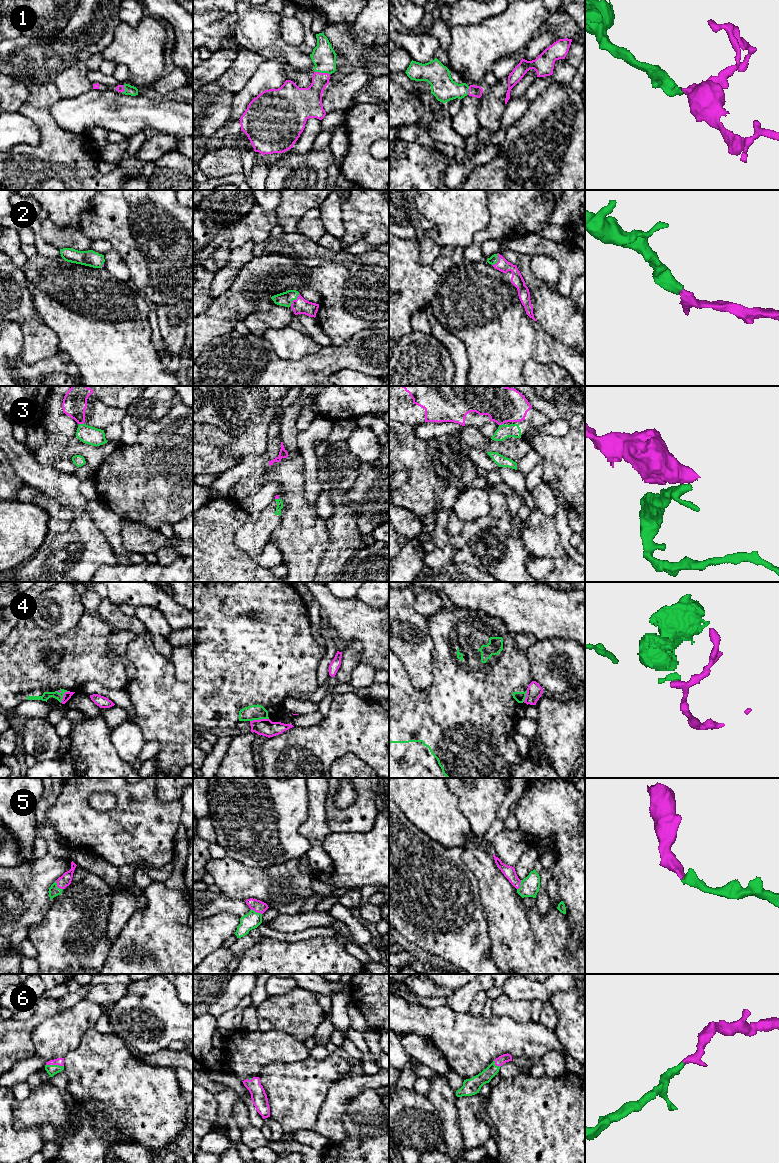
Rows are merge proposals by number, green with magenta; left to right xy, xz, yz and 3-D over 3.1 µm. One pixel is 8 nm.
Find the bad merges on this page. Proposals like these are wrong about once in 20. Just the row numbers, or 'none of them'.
3, 4

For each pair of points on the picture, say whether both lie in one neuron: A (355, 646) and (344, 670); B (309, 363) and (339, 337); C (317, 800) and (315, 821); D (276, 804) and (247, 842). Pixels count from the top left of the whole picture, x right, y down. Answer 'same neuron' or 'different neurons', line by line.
A: same neuron
B: different neurons
C: same neuron
D: same neuron

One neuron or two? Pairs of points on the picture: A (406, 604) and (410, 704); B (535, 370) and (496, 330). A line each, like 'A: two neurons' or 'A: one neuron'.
A: two neurons
B: two neurons

